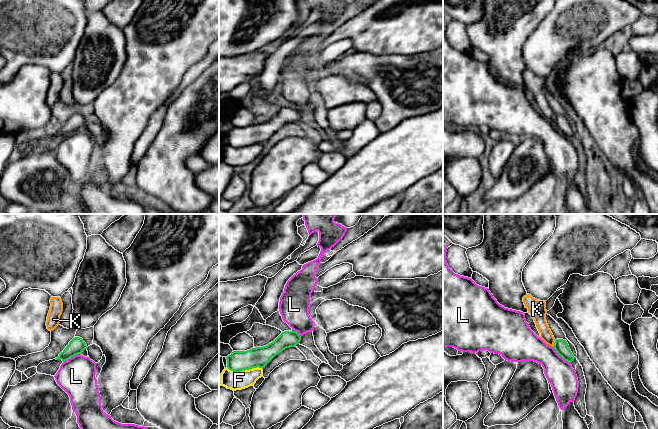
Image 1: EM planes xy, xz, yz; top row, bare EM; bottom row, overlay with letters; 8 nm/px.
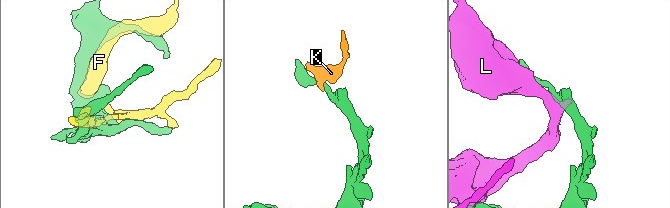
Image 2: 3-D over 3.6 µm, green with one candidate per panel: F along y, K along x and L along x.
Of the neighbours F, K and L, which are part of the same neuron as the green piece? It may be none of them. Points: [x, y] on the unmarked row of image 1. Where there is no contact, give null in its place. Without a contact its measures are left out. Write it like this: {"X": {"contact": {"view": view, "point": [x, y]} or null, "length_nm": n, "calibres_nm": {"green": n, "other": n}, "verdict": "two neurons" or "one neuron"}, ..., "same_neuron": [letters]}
{"F": {"contact": {"view": "xz", "point": [245, 145]}, "length_nm": 280, "calibres_nm": {"green": 170, "other": 140}, "verdict": "two neurons"}, "K": {"contact": {"view": "yz", "point": [554, 119]}, "length_nm": 60, "calibres_nm": {"green": 120, "other": 110}, "verdict": "two neurons"}, "L": {"contact": {"view": "yz", "point": [561, 132]}, "length_nm": 200, "calibres_nm": {"green": 120, "other": 220}, "verdict": "two neurons"}, "same_neuron": []}

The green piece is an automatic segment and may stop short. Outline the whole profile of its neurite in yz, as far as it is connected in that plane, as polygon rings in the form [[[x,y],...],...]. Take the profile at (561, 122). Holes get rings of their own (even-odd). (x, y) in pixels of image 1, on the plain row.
[[[556,115],[553,124],[559,132],[569,139],[576,134],[573,132],[566,116]]]

